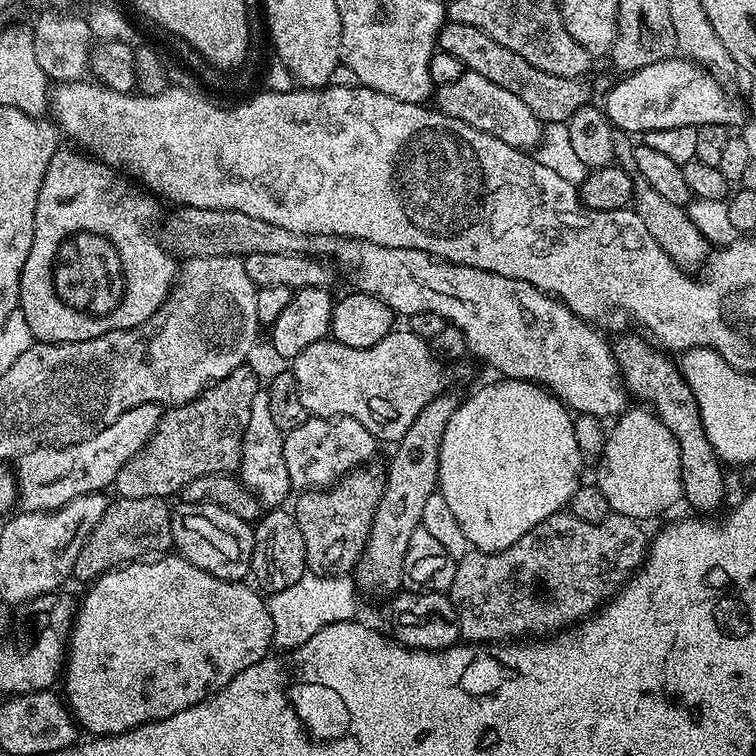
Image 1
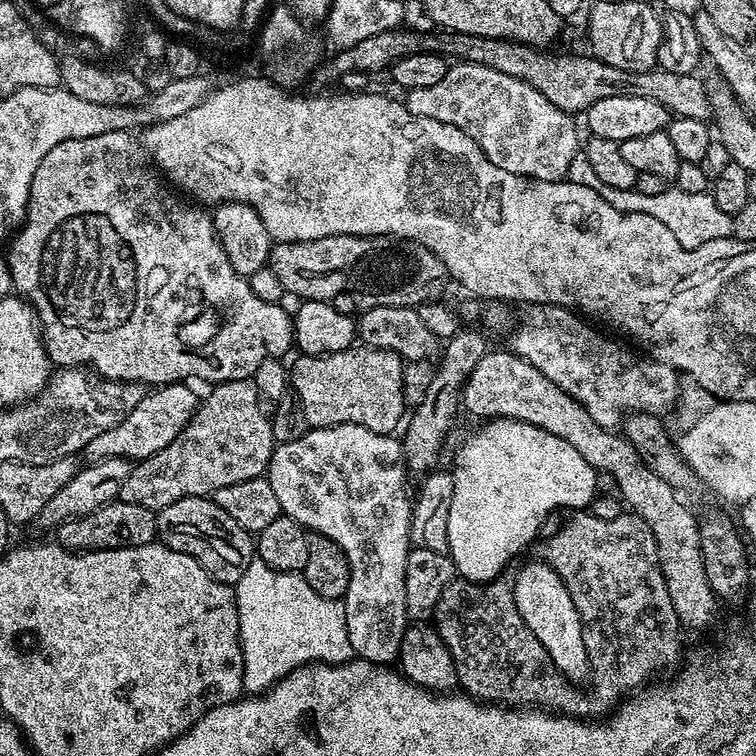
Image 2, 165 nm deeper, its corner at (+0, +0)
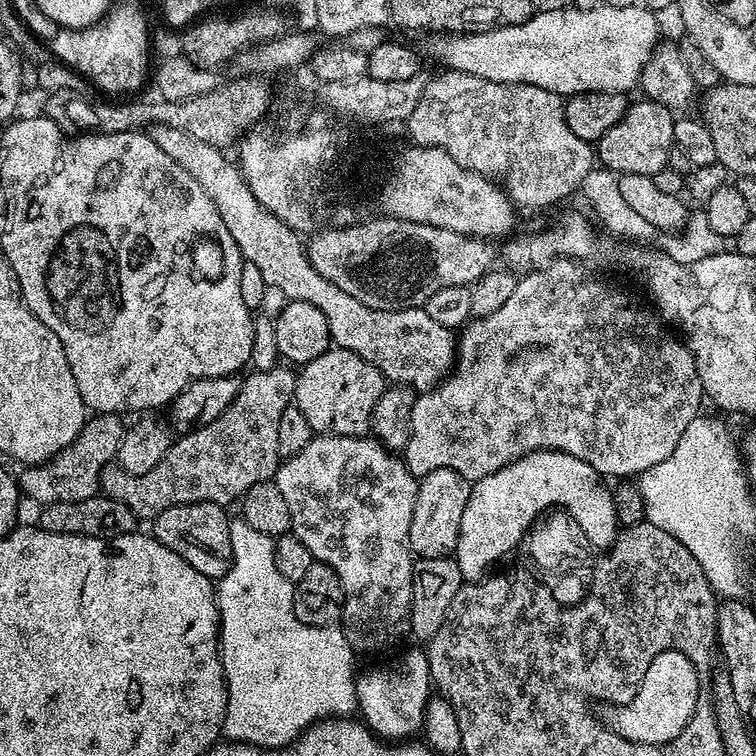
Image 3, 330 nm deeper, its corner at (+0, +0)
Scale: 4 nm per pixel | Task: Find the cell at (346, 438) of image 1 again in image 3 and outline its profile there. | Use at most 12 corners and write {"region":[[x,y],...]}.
{"region":[[375,438],[276,469],[353,653],[409,635],[418,477]]}

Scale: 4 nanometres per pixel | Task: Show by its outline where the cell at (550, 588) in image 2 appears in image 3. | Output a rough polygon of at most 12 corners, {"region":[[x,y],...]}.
{"region":[[680,651],[658,654],[637,696],[602,722],[636,744],[677,741],[702,685]]}

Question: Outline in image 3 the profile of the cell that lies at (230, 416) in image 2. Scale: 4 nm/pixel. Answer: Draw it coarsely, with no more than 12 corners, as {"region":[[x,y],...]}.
{"region":[[288,366],[243,377],[214,422],[173,439],[154,470],[115,462],[100,492],[154,518],[229,506],[282,463]]}

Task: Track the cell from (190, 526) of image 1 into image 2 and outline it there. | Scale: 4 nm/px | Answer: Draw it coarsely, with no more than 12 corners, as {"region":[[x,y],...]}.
{"region":[[202,496],[156,512],[159,543],[235,586],[253,537]]}

